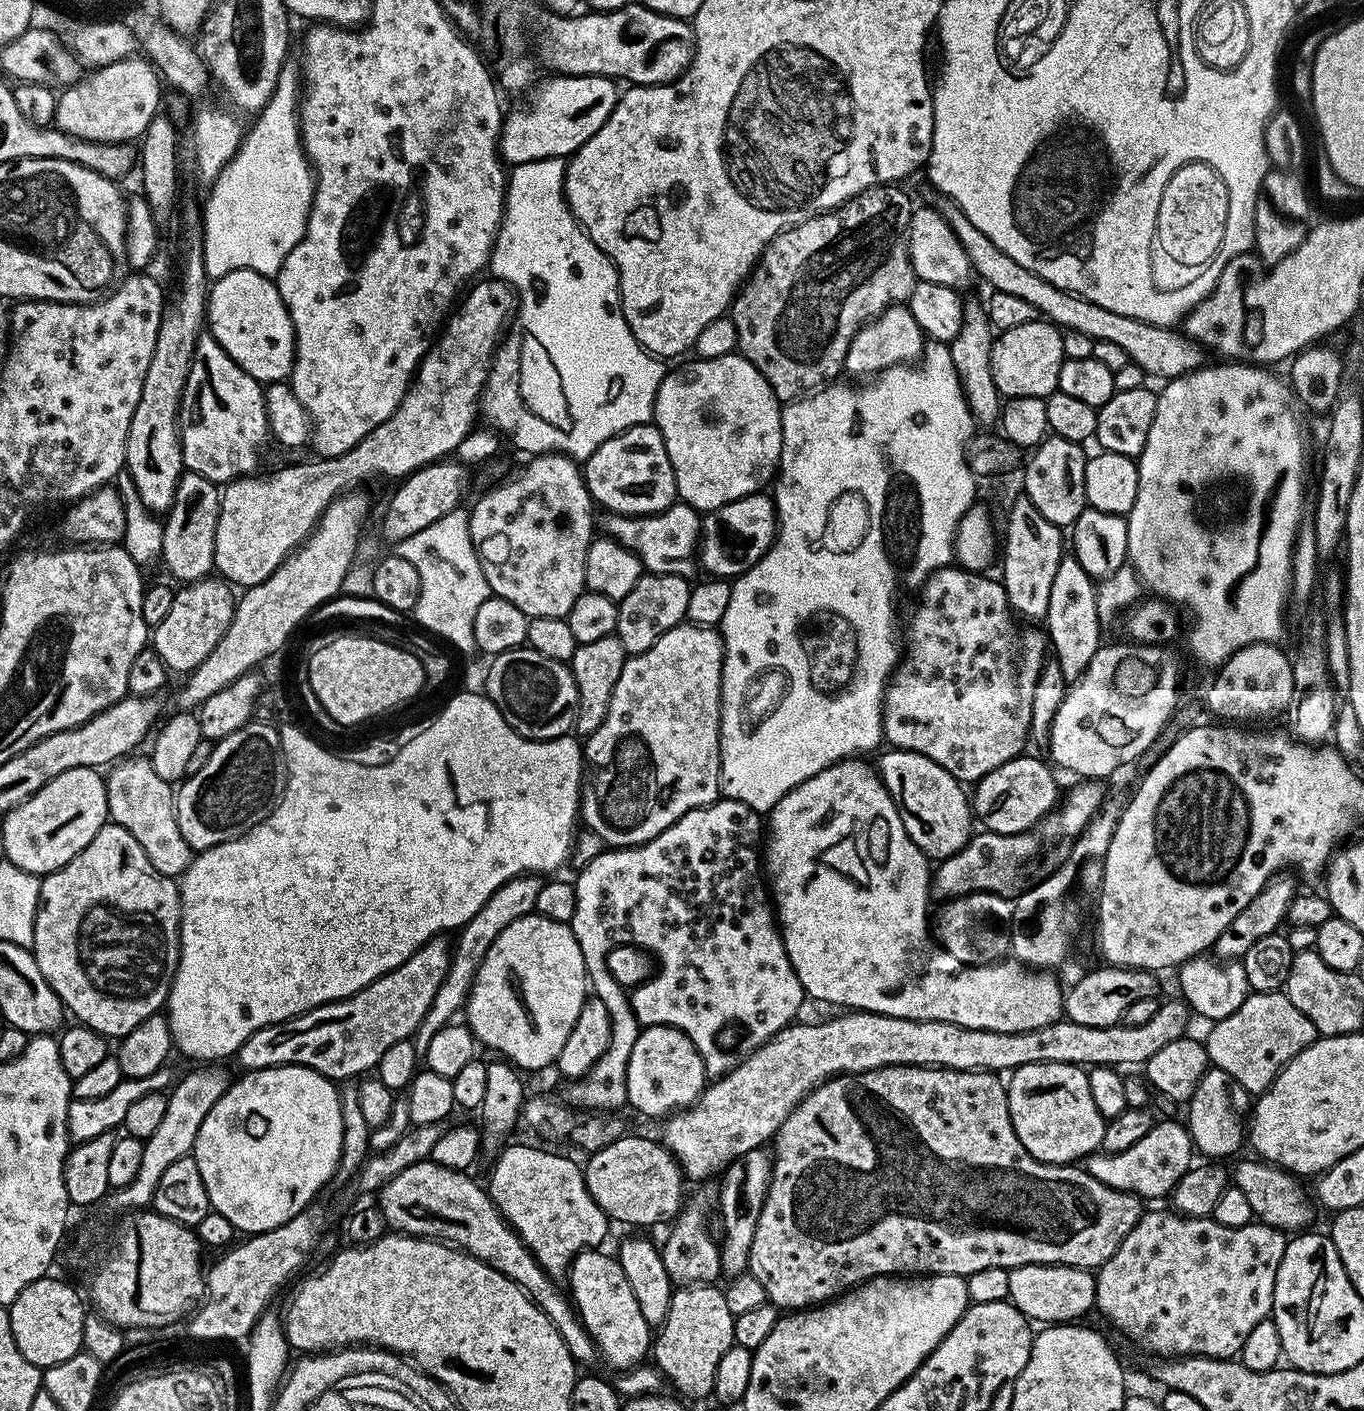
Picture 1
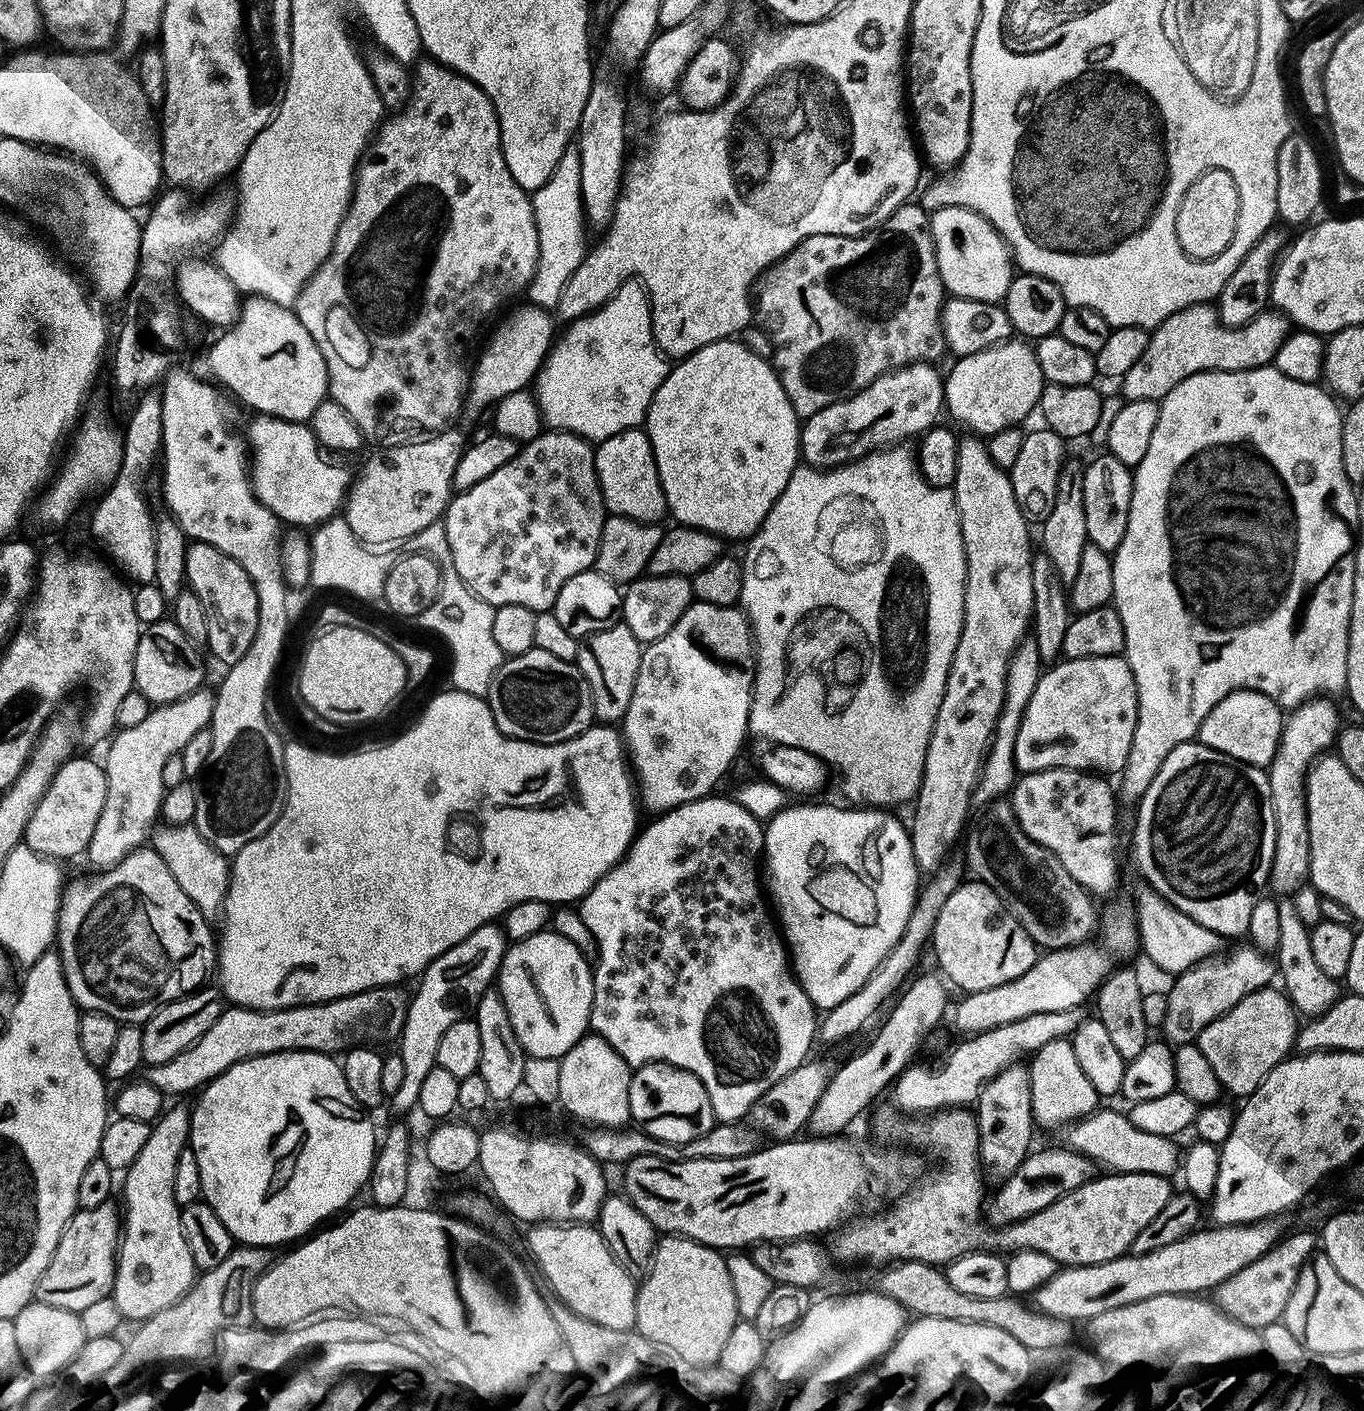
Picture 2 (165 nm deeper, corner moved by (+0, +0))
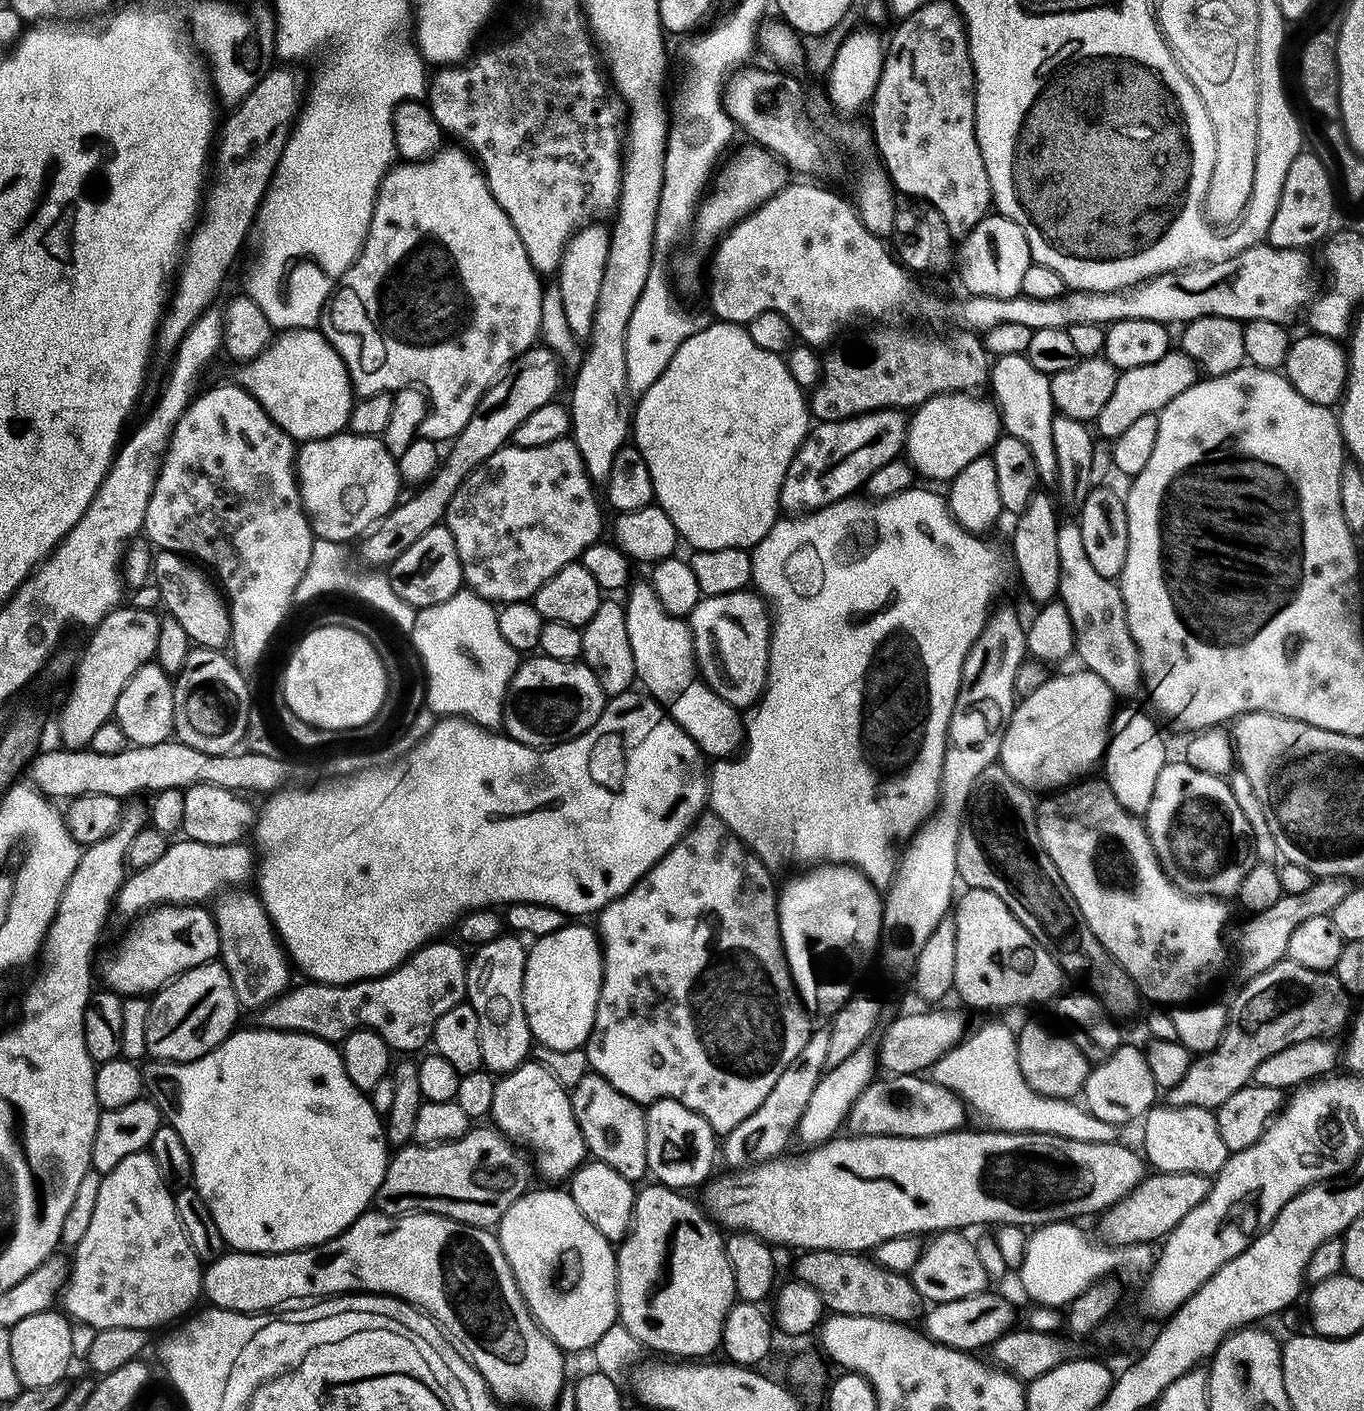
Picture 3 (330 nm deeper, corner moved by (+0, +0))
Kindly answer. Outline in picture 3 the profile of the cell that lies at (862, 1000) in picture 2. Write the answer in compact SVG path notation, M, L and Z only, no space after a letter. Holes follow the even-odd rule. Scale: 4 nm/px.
M809 1035L806 1046L800 1051L794 1063L787 1068L774 1082L774 1090L766 1094L762 1106L750 1114L750 1118L743 1120L734 1130L727 1133L722 1140L722 1160L728 1163L732 1170L747 1168L753 1164L760 1164L763 1160L775 1160L788 1144L788 1139L793 1139L797 1131L802 1114L810 1102L816 1089L816 1083L828 1068L828 1036Z

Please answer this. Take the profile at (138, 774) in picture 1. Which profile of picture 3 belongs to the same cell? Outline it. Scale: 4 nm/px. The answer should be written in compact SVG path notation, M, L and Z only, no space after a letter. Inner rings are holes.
M228 890L223 894L217 895L214 900L214 915L216 917L216 929L218 930L218 938L220 939L220 955L218 957L219 963L224 965L226 974L230 974L230 982L234 986L234 994L236 995L237 1005L241 1009L244 1008L256 1008L255 1010L263 1009L265 1004L270 1003L271 1000L275 1000L277 996L281 996L282 993L289 987L290 981L288 981L288 964L290 968L290 960L286 955L285 949L282 947L281 941L278 939L276 929L272 927L272 921L268 918L268 913L265 912L263 904L260 902L259 895L252 894L252 897L243 896L240 890Z

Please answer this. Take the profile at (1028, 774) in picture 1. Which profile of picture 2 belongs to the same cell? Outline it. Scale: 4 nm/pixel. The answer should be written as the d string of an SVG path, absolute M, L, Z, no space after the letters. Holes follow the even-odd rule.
M1051 768L1045 772L1025 772L1013 784L1010 803L1020 828L1034 842L1050 850L1066 866L1084 891L1093 897L1108 896L1116 888L1116 856L1112 853L1112 835L1097 823L1097 805L1114 799L1109 786L1088 770Z

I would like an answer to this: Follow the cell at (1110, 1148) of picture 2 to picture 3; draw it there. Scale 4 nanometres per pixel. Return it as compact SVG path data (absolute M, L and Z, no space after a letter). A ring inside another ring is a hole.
M892 1074L887 1078L889 1080L873 1079L866 1090L858 1094L846 1121L851 1135L926 1138L954 1132L961 1127L966 1106L956 1093L920 1074Z

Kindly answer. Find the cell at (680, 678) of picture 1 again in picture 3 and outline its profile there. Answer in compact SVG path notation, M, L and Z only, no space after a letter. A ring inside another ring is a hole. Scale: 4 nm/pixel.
M755 590L705 596L694 606L690 617L690 627L692 641L696 647L698 672L704 683L709 684L723 700L730 702L738 710L751 709L764 695L764 685L768 682L772 620L769 605L764 597Z

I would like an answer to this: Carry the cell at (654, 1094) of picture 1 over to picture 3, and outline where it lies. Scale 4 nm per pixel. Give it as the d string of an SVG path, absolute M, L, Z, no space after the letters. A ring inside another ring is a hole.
M670 1098L656 1100L645 1109L648 1172L653 1179L673 1190L690 1190L710 1177L718 1156L718 1138L713 1128L696 1111Z

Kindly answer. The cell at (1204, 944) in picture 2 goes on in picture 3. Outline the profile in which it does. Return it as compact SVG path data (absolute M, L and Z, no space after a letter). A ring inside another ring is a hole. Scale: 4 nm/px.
M1140 712L1122 721L1118 728L1119 724L1111 733L1108 751L1102 761L1104 776L1108 779L1106 788L1114 794L1114 798L1118 798L1118 802L1122 802L1127 812L1144 814L1150 806L1150 798L1154 798L1154 782L1158 782L1158 774L1162 774L1164 765L1169 763L1168 748L1155 722Z

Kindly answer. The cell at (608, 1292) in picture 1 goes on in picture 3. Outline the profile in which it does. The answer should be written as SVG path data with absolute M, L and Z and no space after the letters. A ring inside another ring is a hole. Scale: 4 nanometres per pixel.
M544 1186L541 1192L529 1190L506 1210L506 1214L500 1220L498 1225L498 1239L502 1250L506 1254L506 1262L510 1262L512 1273L516 1279L516 1284L520 1288L520 1292L524 1295L524 1300L531 1310L532 1316L536 1319L536 1323L548 1333L549 1338L553 1340L565 1353L580 1352L583 1348L592 1350L600 1339L609 1335L613 1324L618 1320L618 1301L616 1298L616 1254L614 1251L613 1241L607 1240L602 1234L598 1234L598 1230L594 1230L594 1226L590 1226L590 1222L586 1222L586 1218L582 1214L582 1210L578 1210L578 1206L574 1202L572 1193L567 1190L561 1190L556 1186Z

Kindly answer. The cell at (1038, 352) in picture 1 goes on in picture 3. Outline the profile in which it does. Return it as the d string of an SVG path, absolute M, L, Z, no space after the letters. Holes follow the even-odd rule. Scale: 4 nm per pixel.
M947 392L930 398L911 413L906 456L921 477L951 482L962 466L970 466L974 458L991 453L1002 435L1002 423L999 407L988 400L971 392Z

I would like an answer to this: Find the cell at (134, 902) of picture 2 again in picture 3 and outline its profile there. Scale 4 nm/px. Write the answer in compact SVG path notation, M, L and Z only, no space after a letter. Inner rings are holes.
M168 904L167 906L156 906L148 912L124 937L120 945L98 964L98 976L104 979L103 987L111 990L121 997L144 996L155 993L164 987L169 980L180 976L186 970L196 968L199 964L207 964L215 961L220 955L220 939L216 929L216 917L211 911L208 912L204 906L194 904Z

